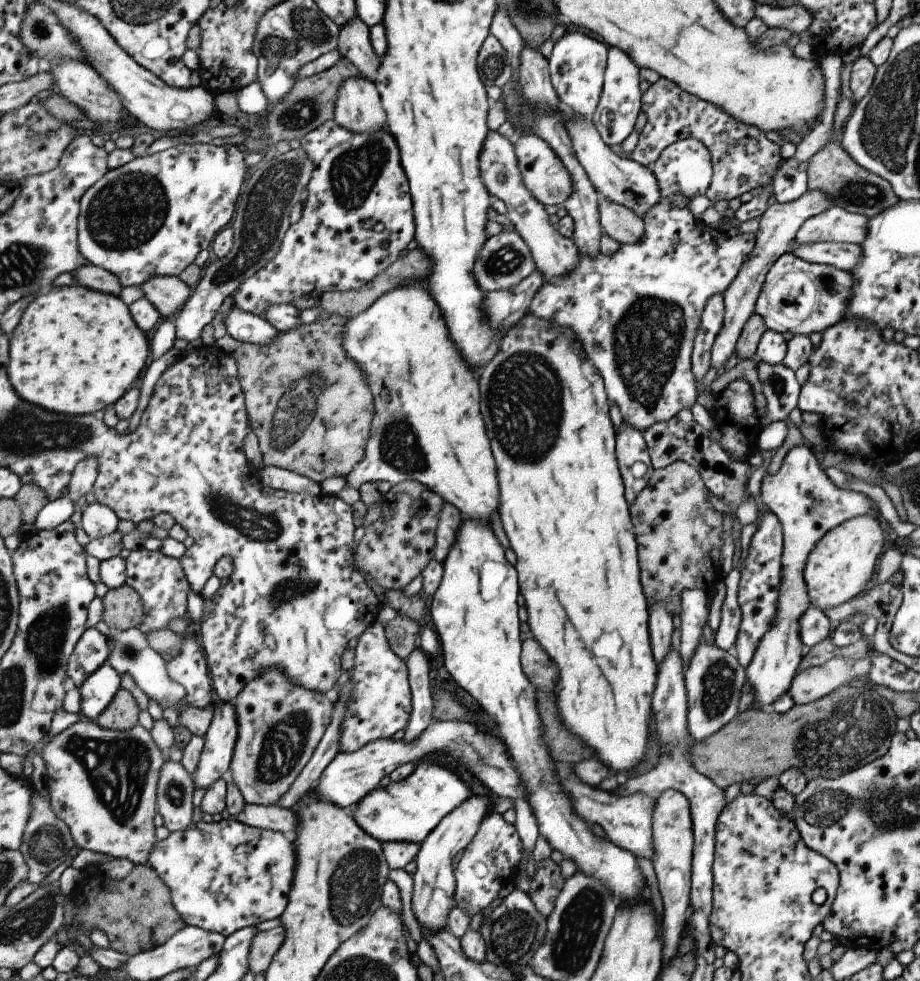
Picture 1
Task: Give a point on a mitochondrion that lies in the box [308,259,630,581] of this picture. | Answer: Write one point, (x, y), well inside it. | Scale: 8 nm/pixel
(525, 387)

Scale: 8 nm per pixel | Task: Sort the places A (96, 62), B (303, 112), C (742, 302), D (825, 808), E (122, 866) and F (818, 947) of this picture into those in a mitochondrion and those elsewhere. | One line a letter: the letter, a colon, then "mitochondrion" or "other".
A: other
B: mitochondrion
C: other
D: mitochondrion
E: other
F: other

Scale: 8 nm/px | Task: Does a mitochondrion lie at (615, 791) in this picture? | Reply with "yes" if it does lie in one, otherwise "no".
no

